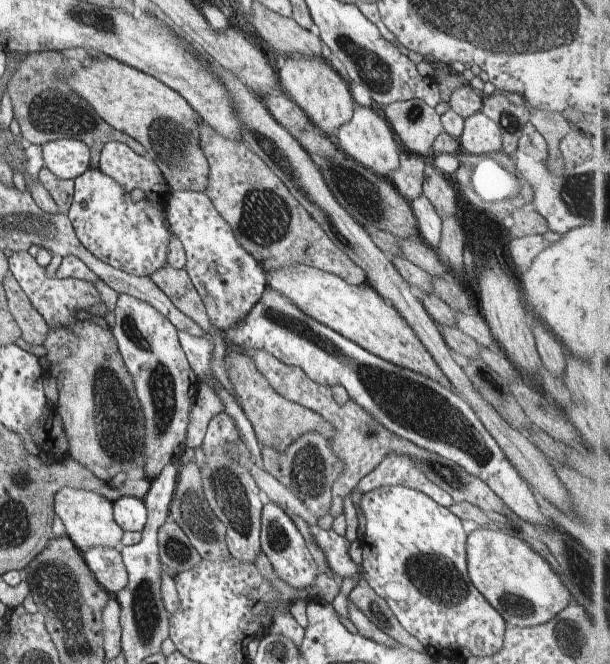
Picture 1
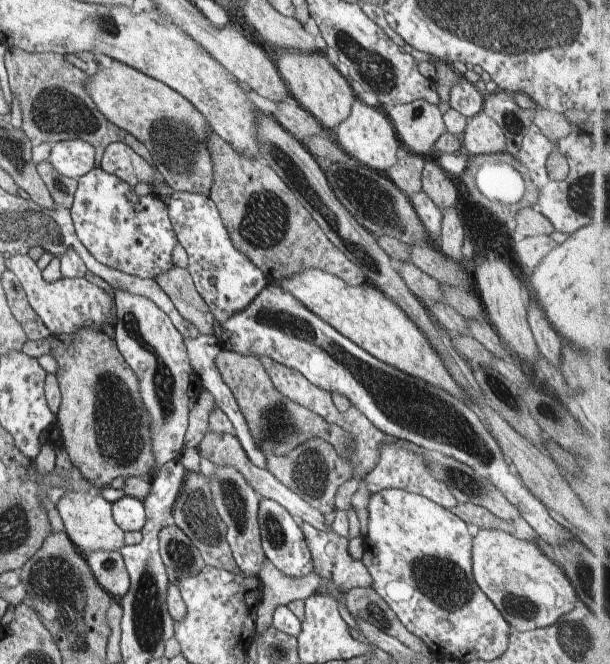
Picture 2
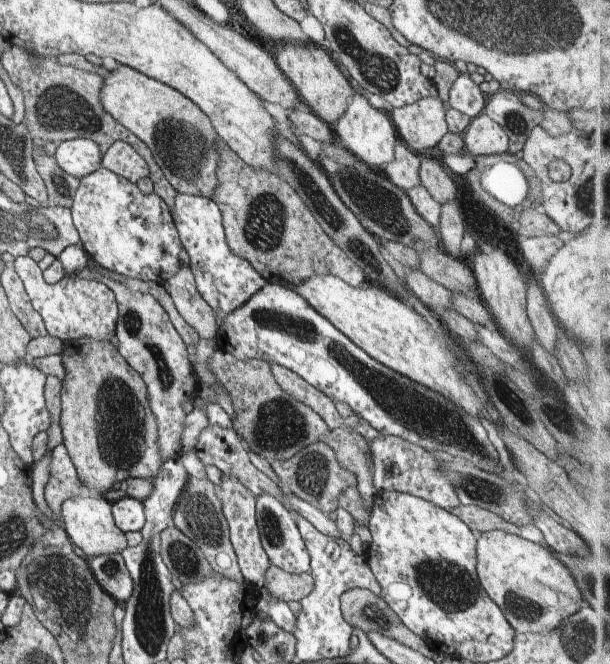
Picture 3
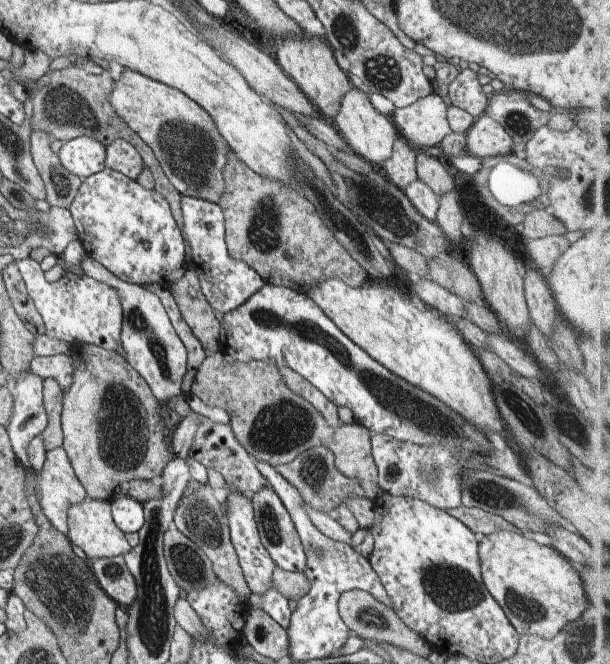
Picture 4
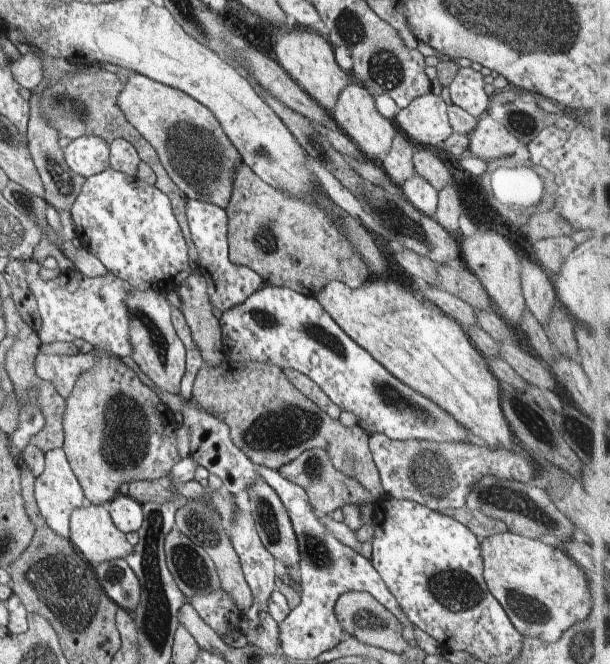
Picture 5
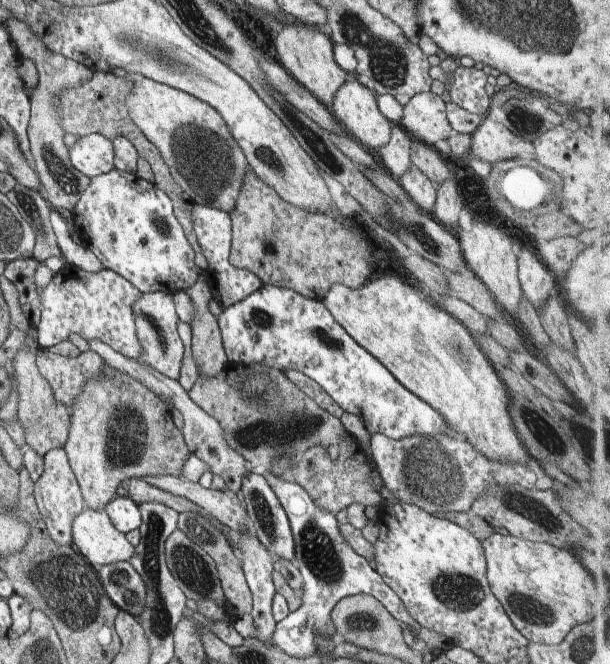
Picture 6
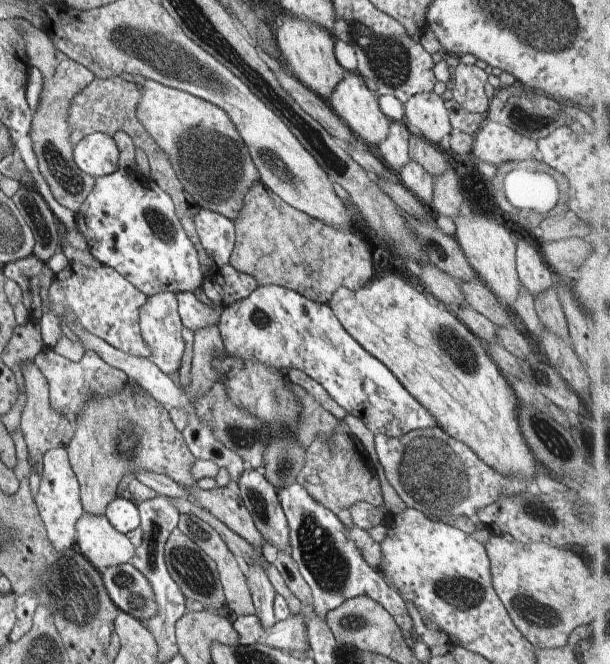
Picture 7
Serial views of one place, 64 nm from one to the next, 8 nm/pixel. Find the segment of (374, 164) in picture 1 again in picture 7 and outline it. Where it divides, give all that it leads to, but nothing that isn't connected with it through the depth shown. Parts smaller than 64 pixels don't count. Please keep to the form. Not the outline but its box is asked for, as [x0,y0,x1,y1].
[328,71,391,149]

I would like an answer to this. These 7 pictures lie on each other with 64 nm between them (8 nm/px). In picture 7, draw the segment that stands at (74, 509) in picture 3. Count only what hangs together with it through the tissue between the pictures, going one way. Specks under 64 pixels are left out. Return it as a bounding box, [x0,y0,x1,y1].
[75,513,136,572]

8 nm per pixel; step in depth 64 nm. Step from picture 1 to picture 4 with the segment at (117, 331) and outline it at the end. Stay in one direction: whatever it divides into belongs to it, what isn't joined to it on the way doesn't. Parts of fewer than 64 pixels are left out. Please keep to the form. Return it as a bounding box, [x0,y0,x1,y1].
[79,254,188,438]

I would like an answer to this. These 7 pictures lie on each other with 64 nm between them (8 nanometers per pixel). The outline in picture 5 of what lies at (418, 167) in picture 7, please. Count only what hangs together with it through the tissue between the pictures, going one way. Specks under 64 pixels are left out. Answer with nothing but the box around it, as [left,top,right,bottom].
[401,172,438,218]

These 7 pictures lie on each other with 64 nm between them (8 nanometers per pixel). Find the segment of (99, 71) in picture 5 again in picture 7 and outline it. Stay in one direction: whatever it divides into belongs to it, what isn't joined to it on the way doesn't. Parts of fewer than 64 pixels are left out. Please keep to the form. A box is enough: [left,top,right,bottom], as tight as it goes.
[69,77,214,274]

